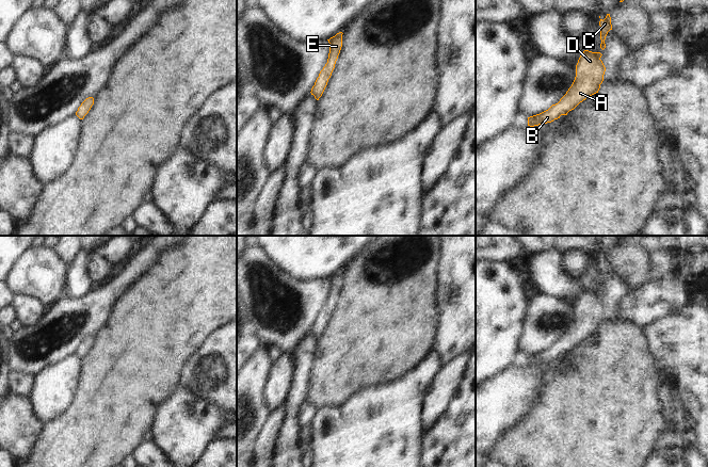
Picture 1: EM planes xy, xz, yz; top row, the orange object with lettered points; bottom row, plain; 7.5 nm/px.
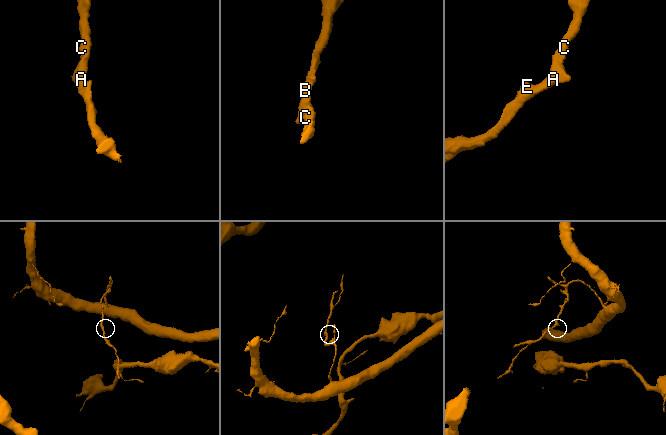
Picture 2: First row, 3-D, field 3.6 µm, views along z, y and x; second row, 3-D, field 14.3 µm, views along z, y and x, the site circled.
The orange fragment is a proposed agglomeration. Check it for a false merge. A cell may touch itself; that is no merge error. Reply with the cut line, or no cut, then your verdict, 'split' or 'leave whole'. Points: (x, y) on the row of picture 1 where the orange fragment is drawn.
no cut; leave whole

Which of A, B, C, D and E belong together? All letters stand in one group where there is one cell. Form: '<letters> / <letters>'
A B C D E

